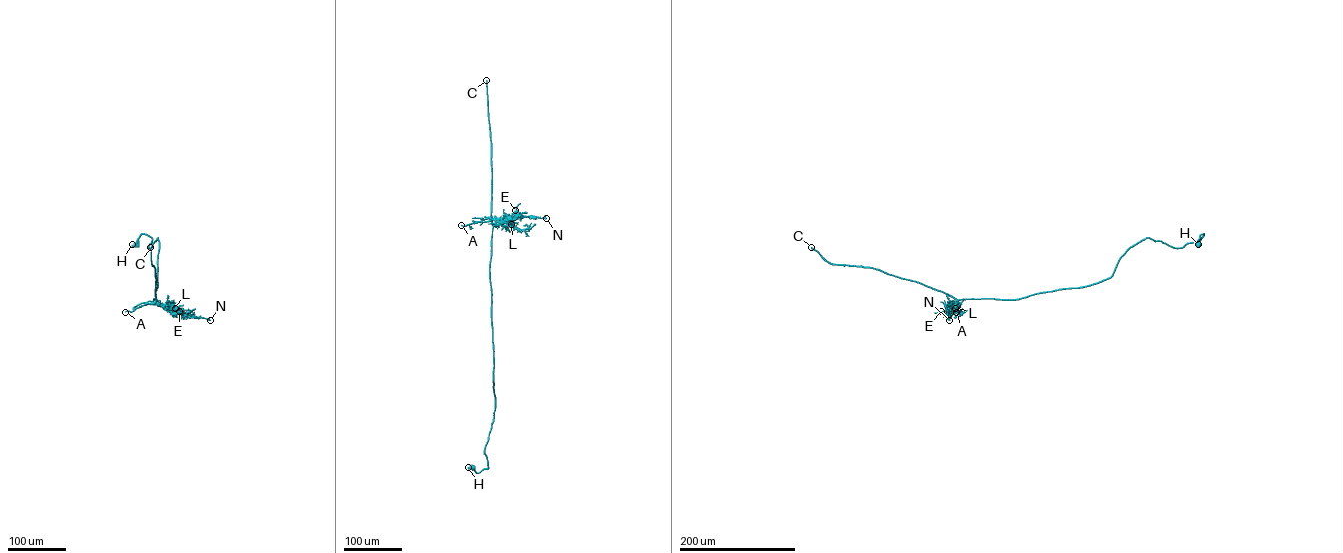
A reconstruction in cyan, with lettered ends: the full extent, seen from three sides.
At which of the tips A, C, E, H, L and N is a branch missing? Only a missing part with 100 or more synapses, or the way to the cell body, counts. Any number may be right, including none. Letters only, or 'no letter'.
C

